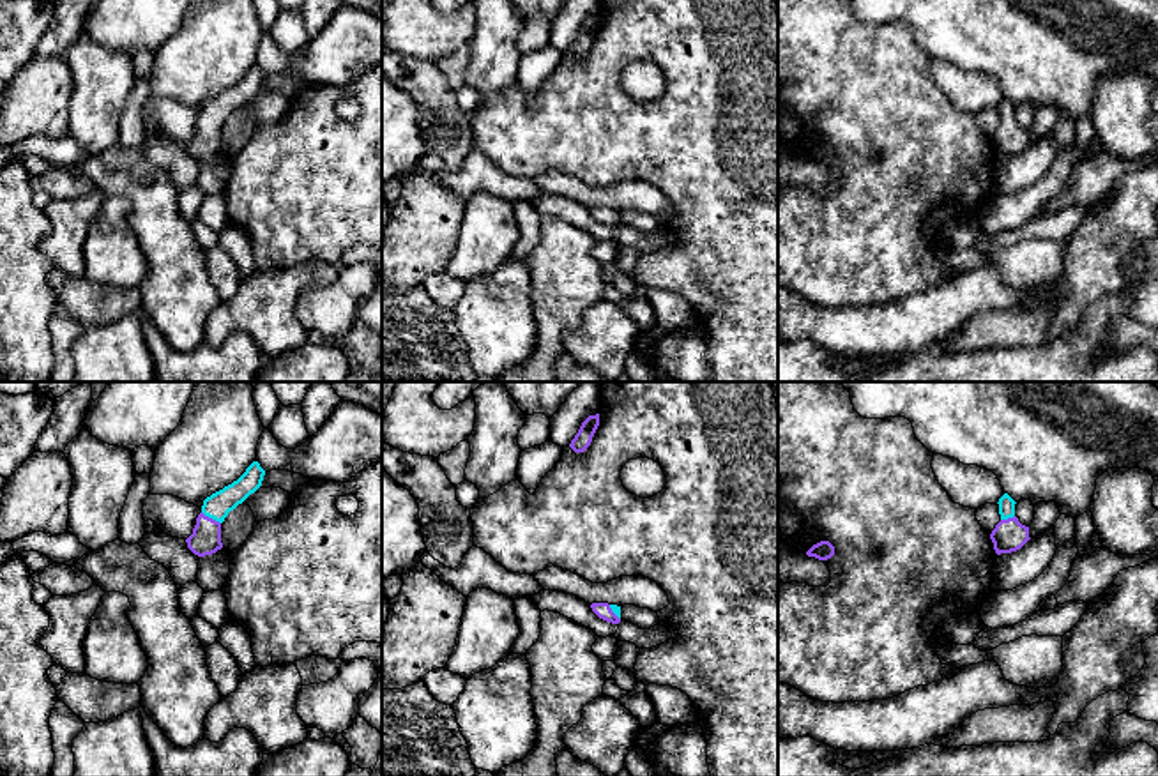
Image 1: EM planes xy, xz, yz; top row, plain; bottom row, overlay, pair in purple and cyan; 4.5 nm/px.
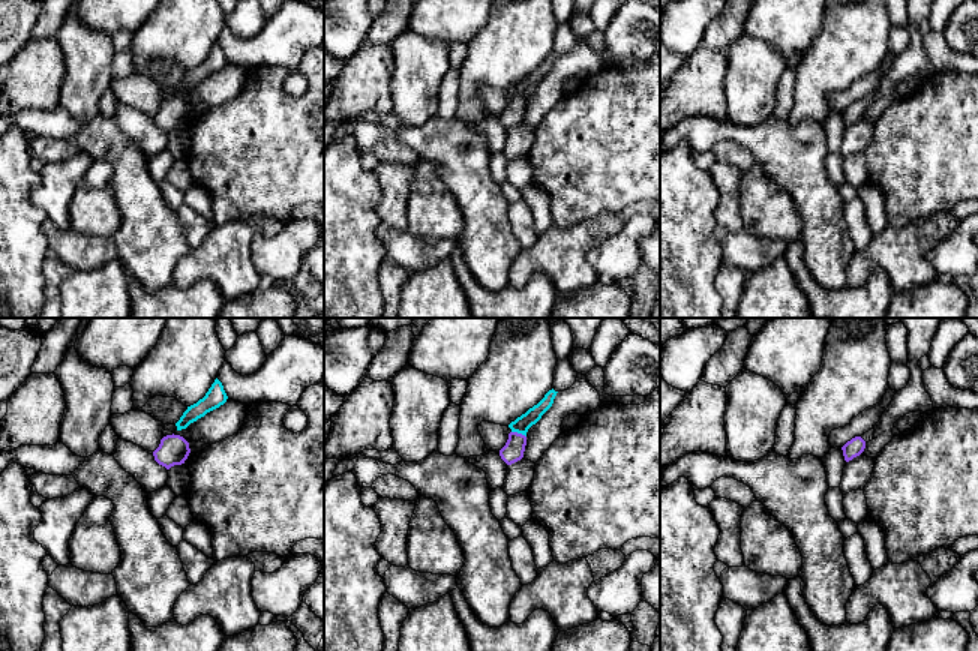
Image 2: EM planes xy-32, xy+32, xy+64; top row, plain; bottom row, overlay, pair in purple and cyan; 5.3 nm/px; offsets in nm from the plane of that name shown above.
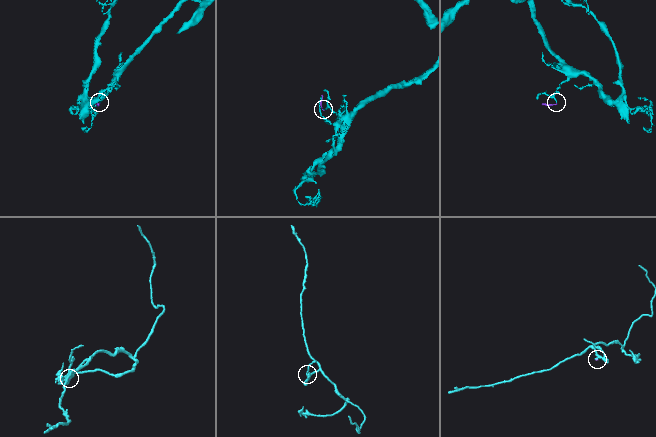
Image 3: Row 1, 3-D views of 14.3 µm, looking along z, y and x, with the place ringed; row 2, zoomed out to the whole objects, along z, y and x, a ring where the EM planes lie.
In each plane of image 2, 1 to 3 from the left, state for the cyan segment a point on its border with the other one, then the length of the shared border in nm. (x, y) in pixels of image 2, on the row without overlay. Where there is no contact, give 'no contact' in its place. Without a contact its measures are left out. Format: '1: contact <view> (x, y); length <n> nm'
1: no contact
2: contact xy+32 (519, 98); length 90 nm
3: no contact

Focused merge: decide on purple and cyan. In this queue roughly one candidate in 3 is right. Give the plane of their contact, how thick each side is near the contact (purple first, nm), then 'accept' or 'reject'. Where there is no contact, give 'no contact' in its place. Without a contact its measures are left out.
xy | 140/120 nm | accept

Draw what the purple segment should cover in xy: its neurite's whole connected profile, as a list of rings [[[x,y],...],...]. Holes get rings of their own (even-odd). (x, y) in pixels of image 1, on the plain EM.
[[[253,65],[237,85],[203,104],[193,138],[186,143],[194,159],[205,161],[223,152],[221,127],[230,115],[262,90],[263,80],[265,74]]]

